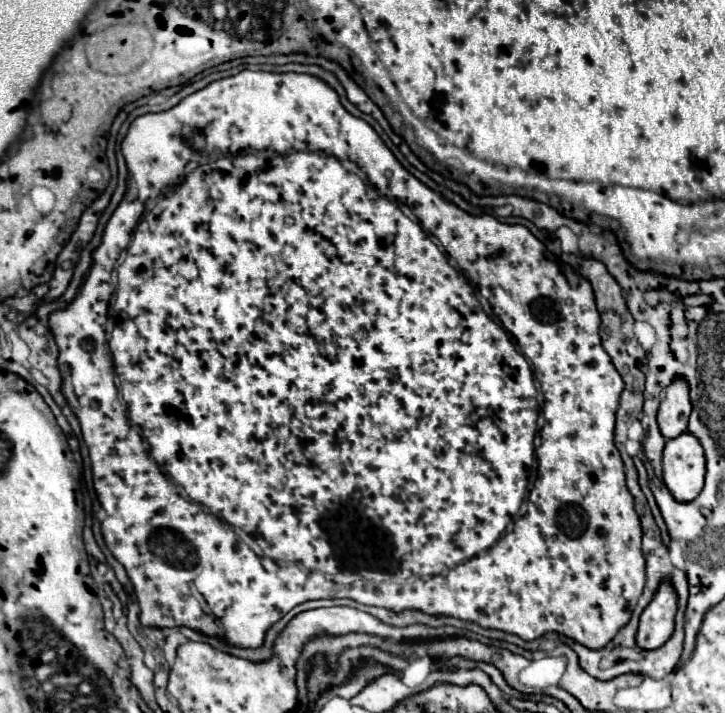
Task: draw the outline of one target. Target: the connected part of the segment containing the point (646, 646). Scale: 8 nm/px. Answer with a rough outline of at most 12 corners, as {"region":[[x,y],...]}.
{"region":[[657,590],[643,610],[637,646],[655,650],[675,626],[677,594]]}

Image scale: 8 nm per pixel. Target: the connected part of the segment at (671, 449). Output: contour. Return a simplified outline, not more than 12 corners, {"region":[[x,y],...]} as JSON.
{"region":[[691,434],[663,448],[663,482],[677,502],[703,490],[705,456]]}

